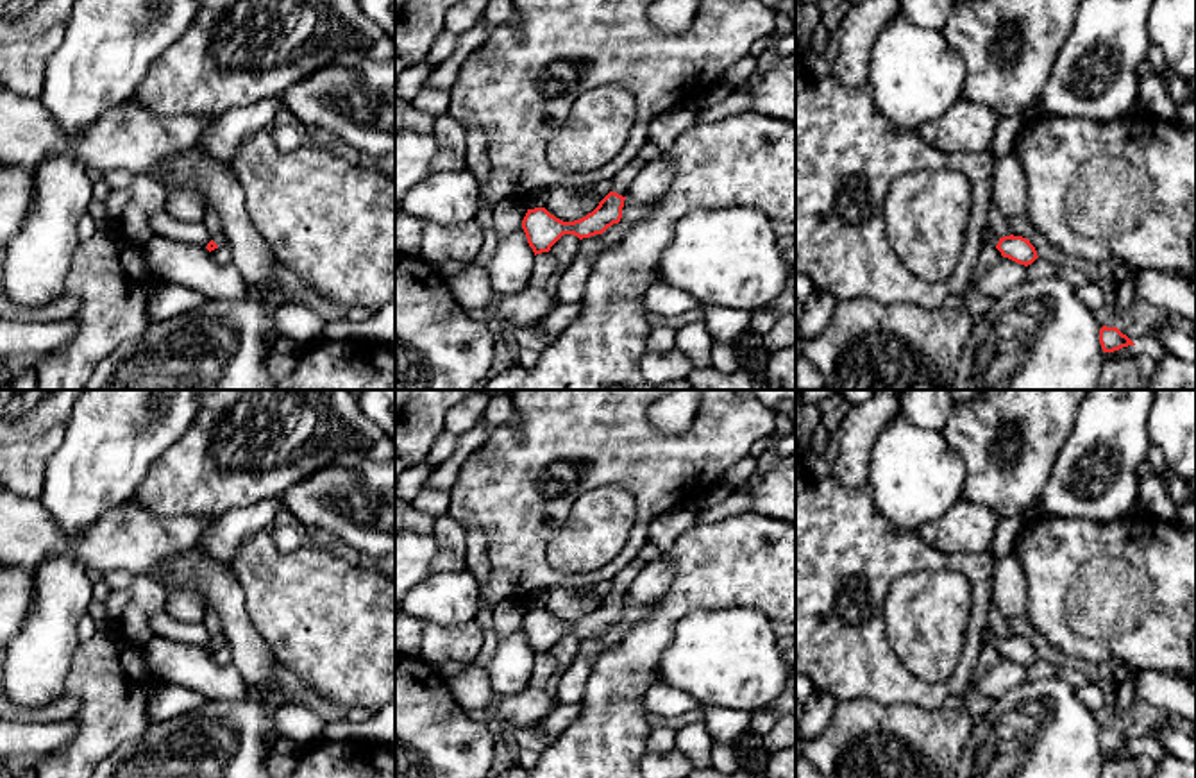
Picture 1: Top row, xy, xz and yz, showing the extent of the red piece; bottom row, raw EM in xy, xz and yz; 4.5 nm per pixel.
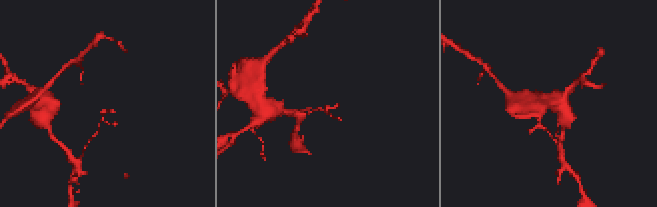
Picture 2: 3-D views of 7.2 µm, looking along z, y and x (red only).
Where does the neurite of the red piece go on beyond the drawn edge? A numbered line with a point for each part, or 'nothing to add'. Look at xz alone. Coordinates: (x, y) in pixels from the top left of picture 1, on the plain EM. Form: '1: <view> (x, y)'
1: xz (626, 576)

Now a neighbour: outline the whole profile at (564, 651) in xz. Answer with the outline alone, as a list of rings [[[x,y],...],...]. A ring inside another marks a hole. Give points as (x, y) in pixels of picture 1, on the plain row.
[[[563,635],[549,651],[558,665],[569,667],[579,653],[579,638],[574,635]]]

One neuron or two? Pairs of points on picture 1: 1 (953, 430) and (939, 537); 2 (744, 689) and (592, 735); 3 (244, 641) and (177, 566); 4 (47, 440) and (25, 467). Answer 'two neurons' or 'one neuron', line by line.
1: two neurons
2: two neurons
3: one neuron
4: one neuron

